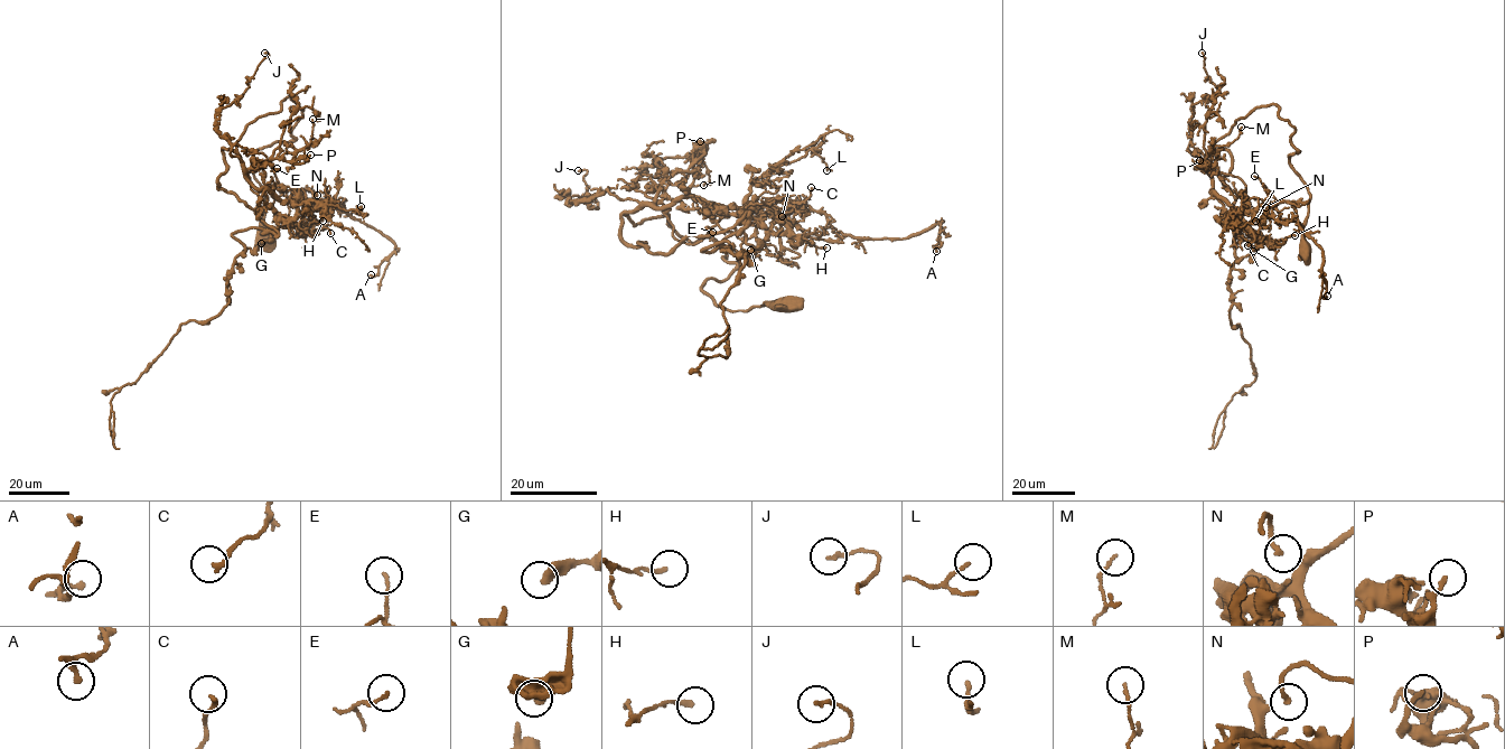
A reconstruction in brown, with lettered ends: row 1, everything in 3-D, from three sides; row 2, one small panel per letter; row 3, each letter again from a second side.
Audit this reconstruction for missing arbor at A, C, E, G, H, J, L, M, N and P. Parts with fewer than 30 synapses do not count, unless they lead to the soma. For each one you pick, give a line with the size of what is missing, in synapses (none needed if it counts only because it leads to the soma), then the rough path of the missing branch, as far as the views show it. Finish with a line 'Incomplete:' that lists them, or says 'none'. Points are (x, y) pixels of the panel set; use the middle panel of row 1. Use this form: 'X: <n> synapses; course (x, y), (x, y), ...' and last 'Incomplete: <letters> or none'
Incomplete: none

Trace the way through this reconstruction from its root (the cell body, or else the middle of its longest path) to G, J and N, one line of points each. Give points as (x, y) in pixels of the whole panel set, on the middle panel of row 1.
G: (783, 302), (714, 303), (702, 284), (736, 264), (720, 245), (625, 212), (690, 196), (742, 215), (750, 250)
J: (783, 302), (714, 303), (720, 245), (607, 190), (568, 205), (597, 208), (578, 170)
N: (783, 302), (721, 308), (701, 290), (735, 270), (720, 245), (625, 213), (694, 197), (788, 204), (782, 216)

